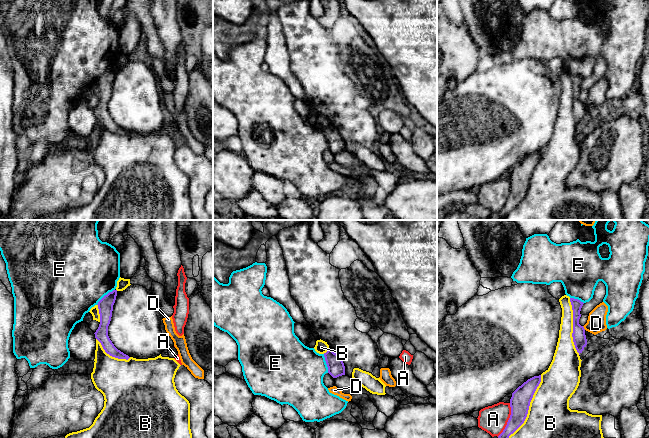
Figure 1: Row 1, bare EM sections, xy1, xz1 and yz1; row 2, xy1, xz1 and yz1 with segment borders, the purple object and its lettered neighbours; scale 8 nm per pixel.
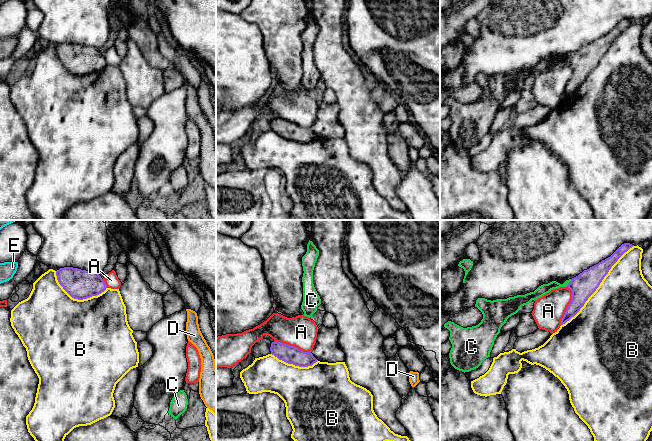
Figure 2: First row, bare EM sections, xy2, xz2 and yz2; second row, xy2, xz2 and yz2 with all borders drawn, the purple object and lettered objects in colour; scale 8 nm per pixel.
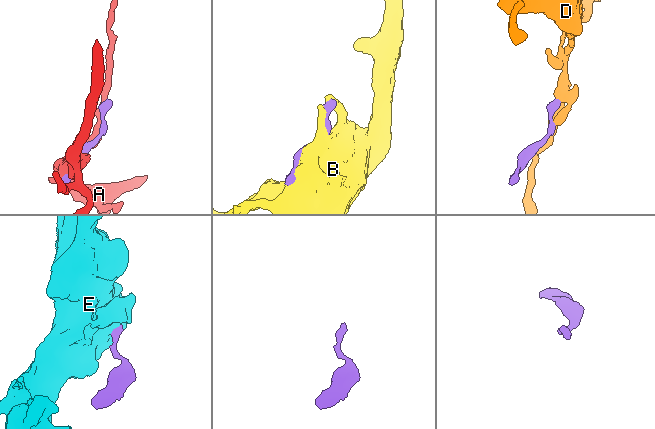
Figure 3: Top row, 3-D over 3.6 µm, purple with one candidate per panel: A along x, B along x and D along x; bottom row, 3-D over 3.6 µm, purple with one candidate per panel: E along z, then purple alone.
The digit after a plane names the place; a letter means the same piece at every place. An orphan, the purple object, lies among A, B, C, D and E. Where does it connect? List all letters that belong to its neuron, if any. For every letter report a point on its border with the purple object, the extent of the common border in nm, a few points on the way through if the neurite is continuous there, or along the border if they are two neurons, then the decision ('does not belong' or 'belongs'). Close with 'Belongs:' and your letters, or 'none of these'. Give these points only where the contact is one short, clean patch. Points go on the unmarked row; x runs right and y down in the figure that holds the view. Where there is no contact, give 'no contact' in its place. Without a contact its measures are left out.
A: meets purple in yz2 at (568, 81); contact 320 nm long; does not belong
B: meets purple in yz2 at (598, 62); contact 850 nm long; does not belong
C: meets purple in yz2 at (569, 58); contact 70 nm long; runs through yz2 (582, 62), (569, 58), (545, 64); belongs
D: meets purple in yz1 at (583, 104); contact 40 nm long; does not belong
E: meets purple in xy1 at (105, 71); contact 200 nm long; border along xy1 (114, 65), (109, 67), (96, 80); does not belong
Belongs: C

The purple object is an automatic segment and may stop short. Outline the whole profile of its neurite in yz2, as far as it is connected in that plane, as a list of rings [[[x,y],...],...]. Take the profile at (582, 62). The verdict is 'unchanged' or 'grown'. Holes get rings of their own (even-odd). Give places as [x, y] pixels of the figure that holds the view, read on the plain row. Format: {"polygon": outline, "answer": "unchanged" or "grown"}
{"polygon": [[[630,19],[622,20],[610,33],[584,46],[578,52],[566,56],[563,60],[552,57],[539,62],[534,68],[507,75],[491,77],[478,74],[475,83],[483,90],[483,95],[478,101],[463,104],[451,97],[444,100],[444,103],[450,107],[451,141],[464,149],[478,144],[486,134],[490,133],[494,117],[509,93],[532,76],[537,76],[553,65],[567,62],[572,67],[572,76],[561,95],[561,101],[565,100],[580,87],[611,43],[633,22]]], "answer": "grown"}

